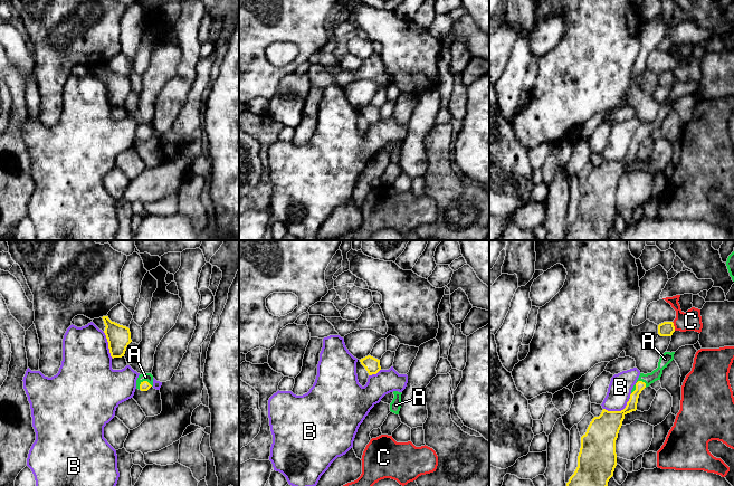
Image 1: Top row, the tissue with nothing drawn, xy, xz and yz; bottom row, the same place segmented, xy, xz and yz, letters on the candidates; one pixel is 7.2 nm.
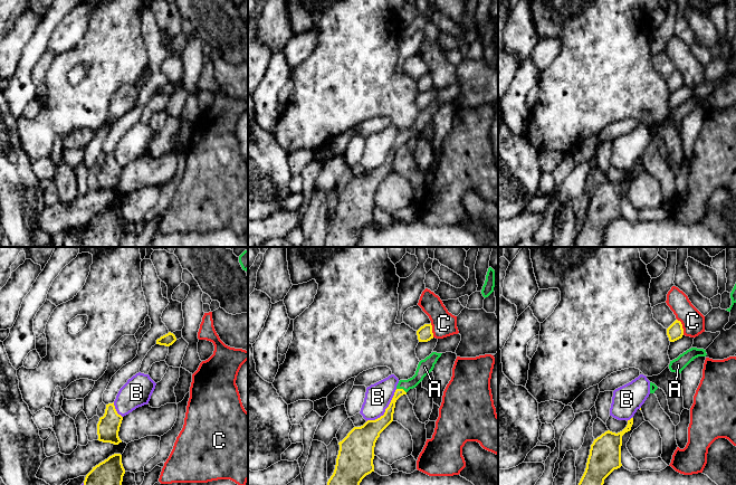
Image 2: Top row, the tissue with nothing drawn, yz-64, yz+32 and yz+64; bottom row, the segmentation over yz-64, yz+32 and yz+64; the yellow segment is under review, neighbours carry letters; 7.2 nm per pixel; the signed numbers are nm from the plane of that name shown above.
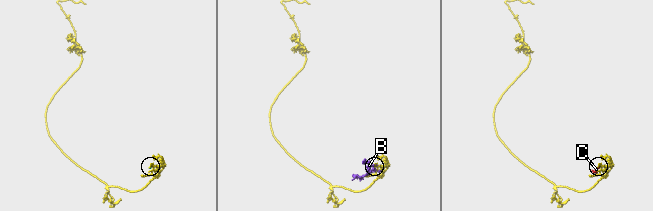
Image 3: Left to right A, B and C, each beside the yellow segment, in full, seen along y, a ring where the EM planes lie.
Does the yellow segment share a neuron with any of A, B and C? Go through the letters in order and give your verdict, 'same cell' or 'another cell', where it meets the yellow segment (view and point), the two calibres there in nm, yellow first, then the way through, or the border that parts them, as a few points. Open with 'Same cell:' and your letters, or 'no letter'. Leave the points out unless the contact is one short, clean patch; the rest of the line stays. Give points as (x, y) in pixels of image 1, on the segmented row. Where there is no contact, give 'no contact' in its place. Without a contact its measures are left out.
Same cell: A
A: same cell; meets yellow in yz at (636, 383); 80 nm thick on the yellow side, 80 nm on the other; runs through yz (631, 404), (636, 383), (649, 378)
B: another cell; meets yellow in yz at (618, 411); 220 nm thick on the yellow side, 170 nm on the other
C: another cell; meets yellow in yz at (674, 326); 110 nm thick on the yellow side, 140 nm on the other; border along yz (671, 322), (675, 330)

